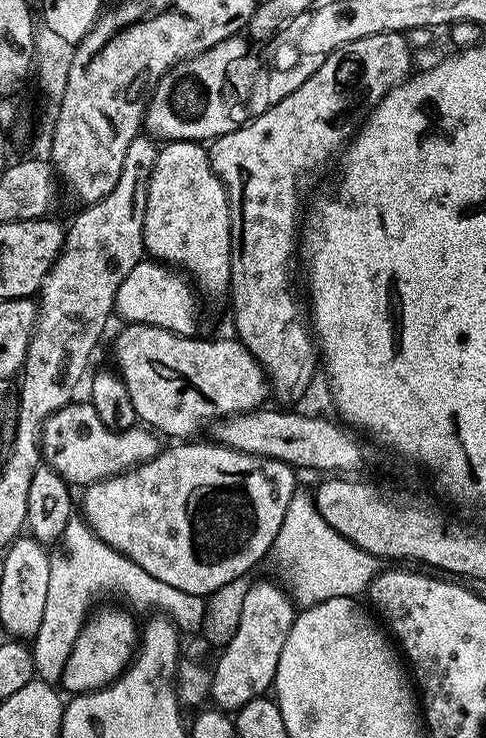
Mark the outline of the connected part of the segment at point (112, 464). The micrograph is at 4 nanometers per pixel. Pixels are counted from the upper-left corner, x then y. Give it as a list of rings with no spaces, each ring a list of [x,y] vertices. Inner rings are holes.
[[[80,403],[67,404],[53,414],[44,423],[40,439],[43,463],[55,470],[69,486],[87,486],[111,476],[120,476],[139,464],[150,462],[162,451],[161,437],[153,429],[137,426],[115,432],[98,418],[98,410],[94,410],[92,403]]]

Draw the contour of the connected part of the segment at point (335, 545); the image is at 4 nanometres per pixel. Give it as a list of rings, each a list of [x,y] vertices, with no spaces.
[[[298,488],[291,496],[282,526],[279,527],[278,538],[273,544],[272,558],[278,562],[278,568],[289,584],[287,587],[295,603],[304,608],[334,597],[359,597],[367,591],[374,577],[384,568],[383,561],[379,557],[370,555],[361,547],[354,546],[349,539],[338,534],[320,514],[313,493],[304,488]]]

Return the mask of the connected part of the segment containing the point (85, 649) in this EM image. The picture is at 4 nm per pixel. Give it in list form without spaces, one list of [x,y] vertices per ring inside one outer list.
[[[104,608],[96,614],[84,625],[66,662],[59,681],[65,693],[79,694],[92,692],[95,688],[107,688],[123,674],[135,657],[138,647],[138,624],[136,628],[135,618],[124,608]]]

